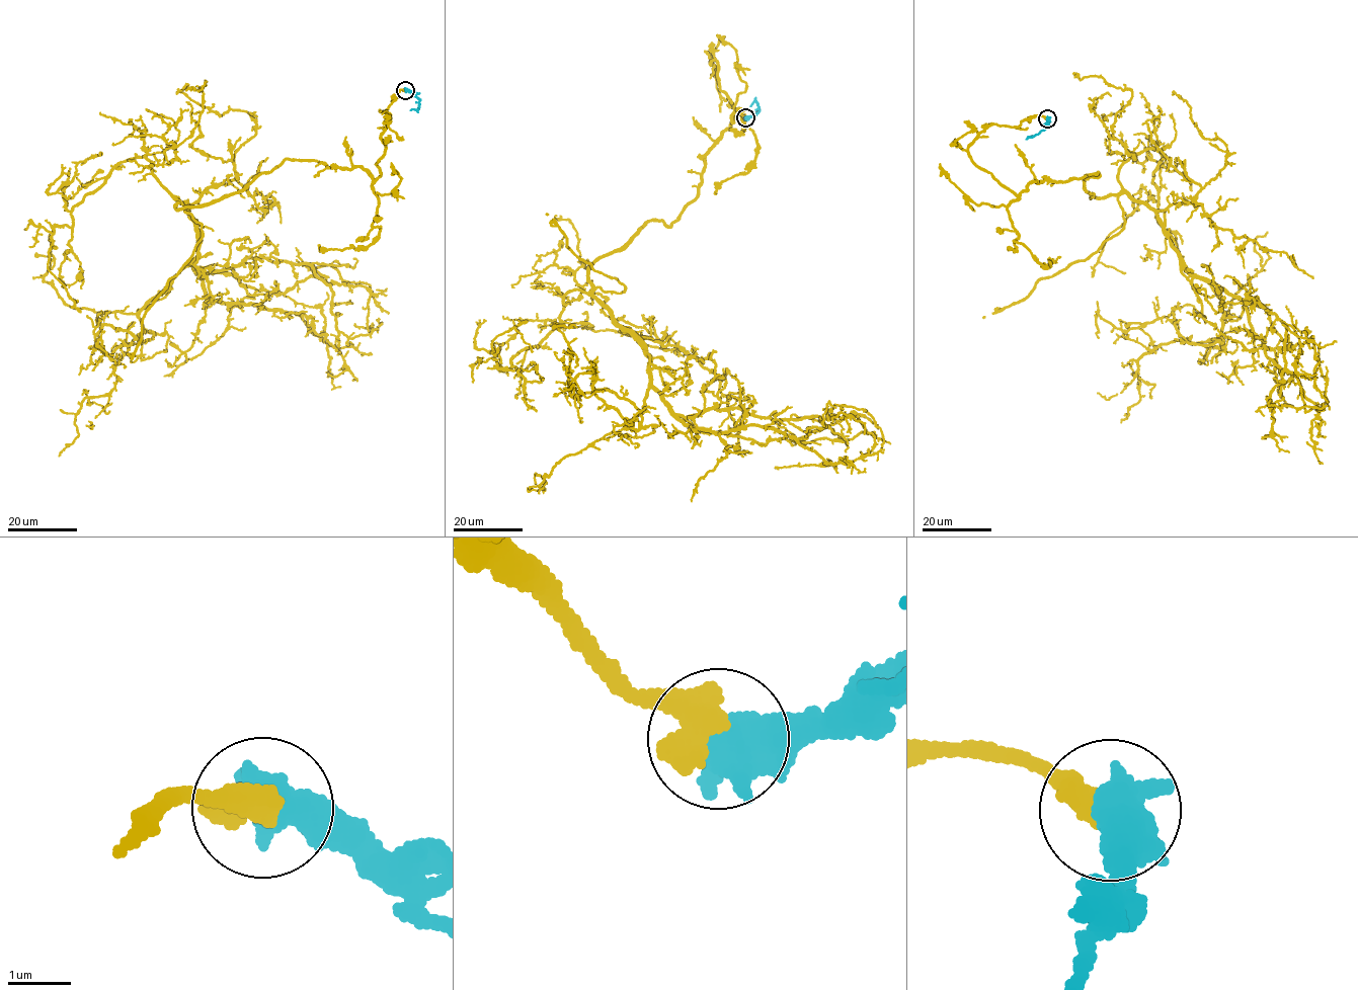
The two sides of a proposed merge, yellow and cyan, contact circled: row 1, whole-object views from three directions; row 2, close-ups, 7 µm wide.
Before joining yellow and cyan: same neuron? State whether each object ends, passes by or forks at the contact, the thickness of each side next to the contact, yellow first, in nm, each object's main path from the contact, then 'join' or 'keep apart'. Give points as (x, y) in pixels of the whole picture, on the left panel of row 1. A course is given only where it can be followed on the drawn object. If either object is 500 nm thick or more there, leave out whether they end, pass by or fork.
550/750 nm | yellow via (405, 90), (375, 180), (286, 159), (174, 207), (200, 272), (307, 263), (336, 328), (377, 320) | cyan via (405, 90), (420, 100), (416, 109), (409, 110) | join

